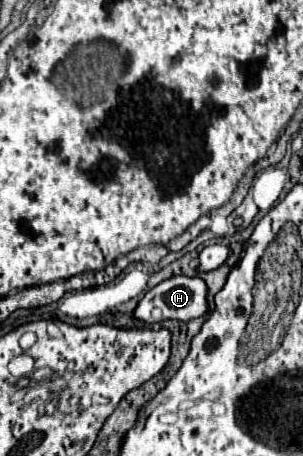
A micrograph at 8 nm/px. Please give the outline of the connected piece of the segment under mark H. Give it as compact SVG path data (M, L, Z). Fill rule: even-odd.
M172 276L164 282L160 282L158 286L150 288L144 298L138 302L138 306L134 308L134 318L142 320L146 324L156 324L156 322L164 322L164 320L180 320L180 322L188 322L192 318L202 316L208 310L206 304L206 284L202 278L194 276Z

